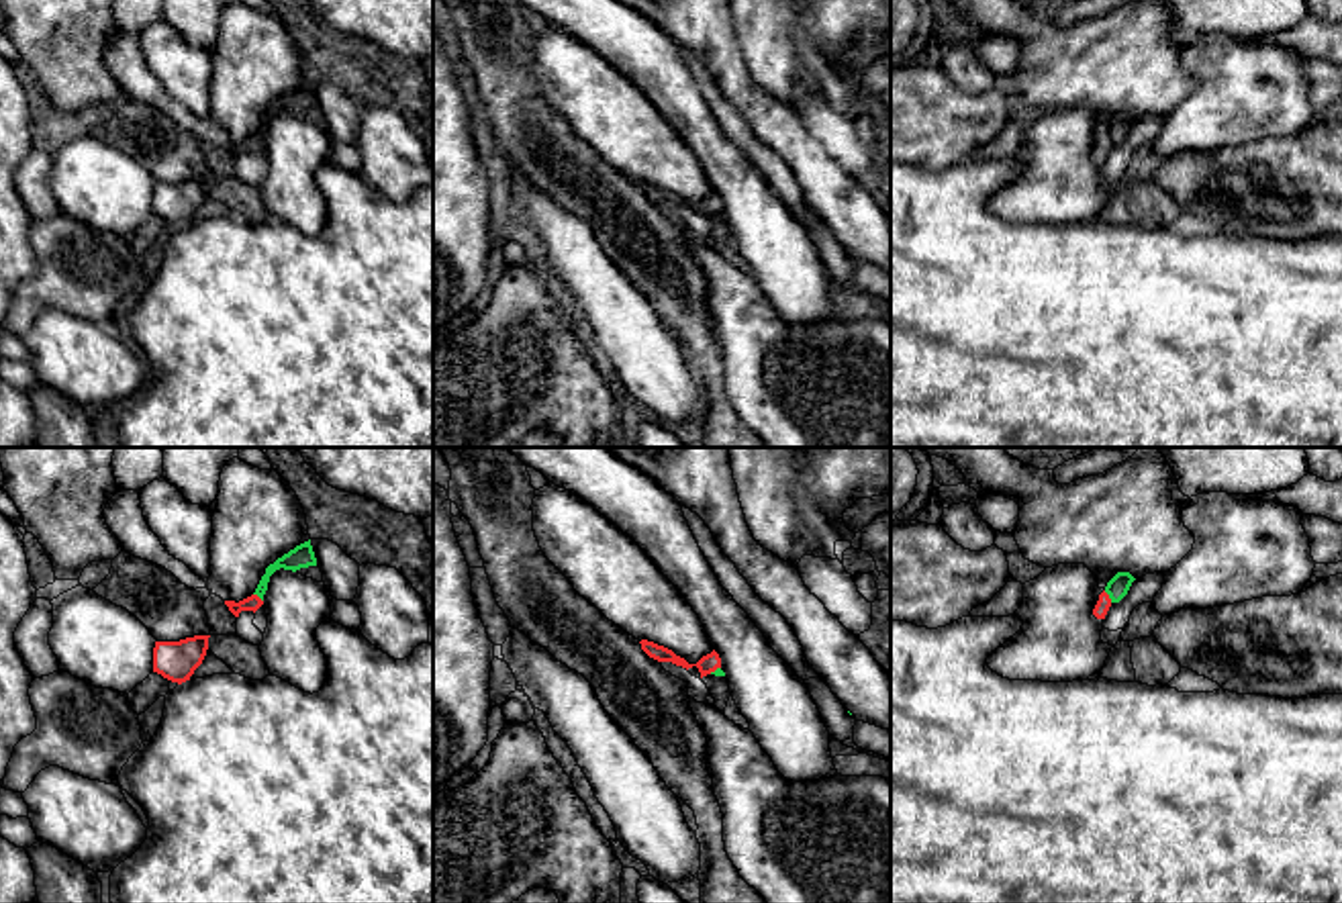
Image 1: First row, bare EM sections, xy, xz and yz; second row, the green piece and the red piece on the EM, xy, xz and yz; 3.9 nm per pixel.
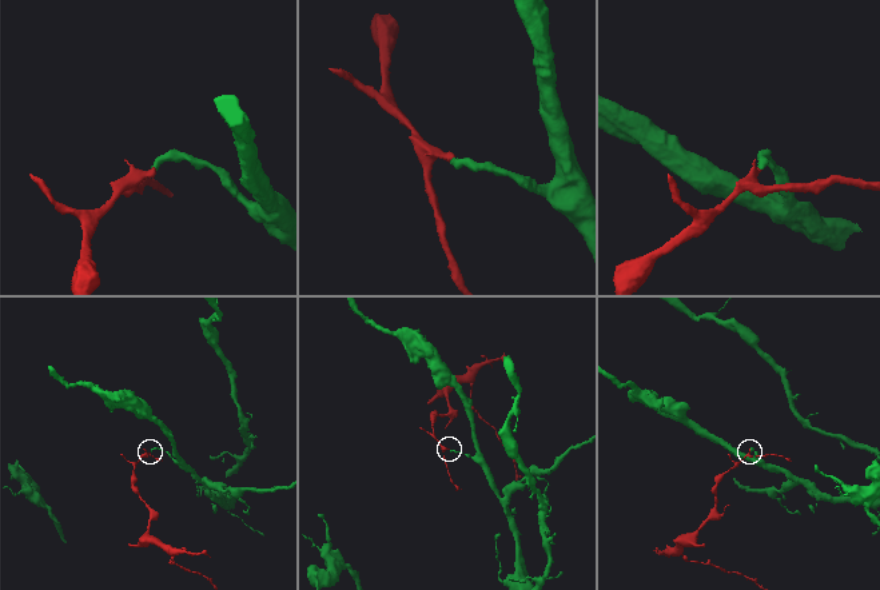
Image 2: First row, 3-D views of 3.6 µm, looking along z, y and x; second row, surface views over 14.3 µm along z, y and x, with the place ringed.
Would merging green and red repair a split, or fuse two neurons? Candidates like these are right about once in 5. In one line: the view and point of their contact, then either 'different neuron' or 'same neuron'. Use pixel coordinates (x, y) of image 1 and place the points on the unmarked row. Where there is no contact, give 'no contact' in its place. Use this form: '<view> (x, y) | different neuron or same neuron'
yz (1110, 139) | different neuron

